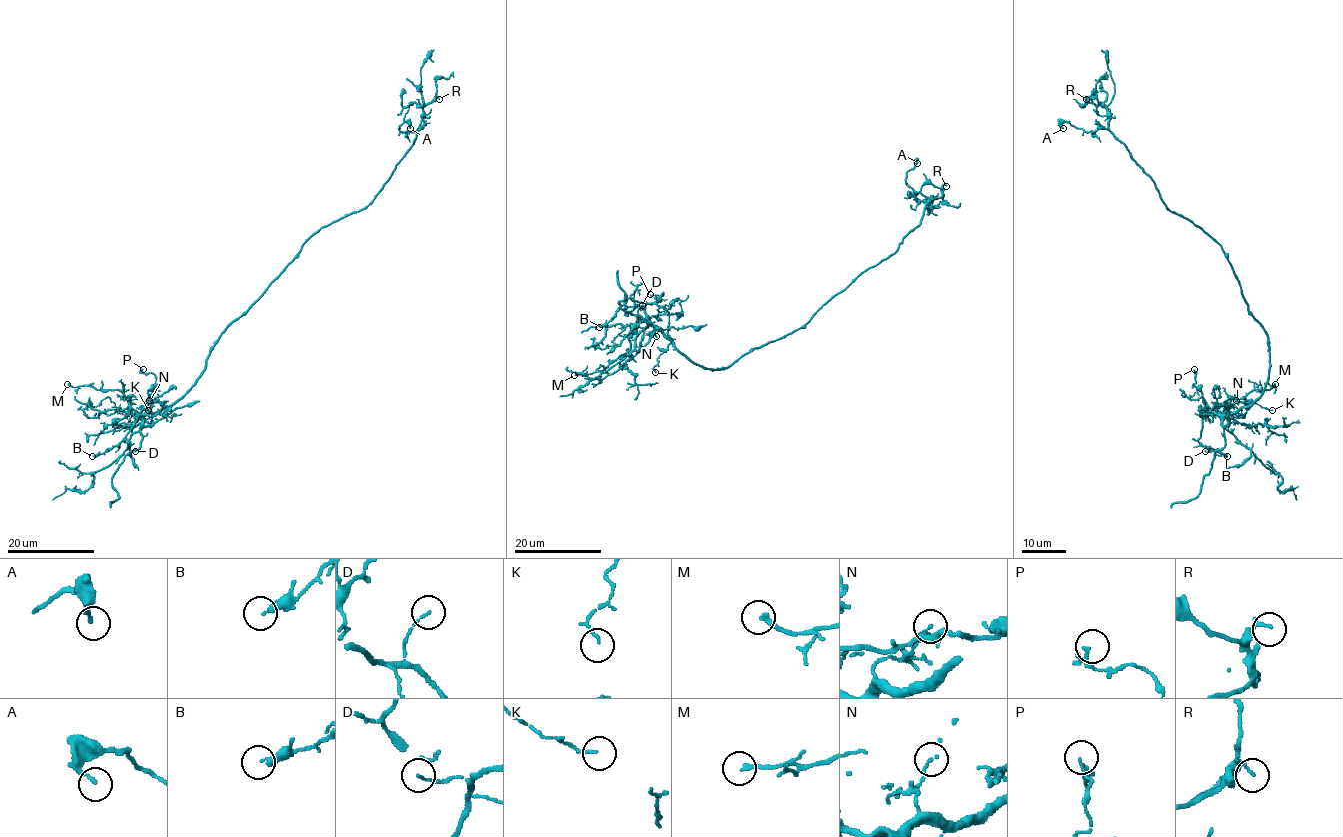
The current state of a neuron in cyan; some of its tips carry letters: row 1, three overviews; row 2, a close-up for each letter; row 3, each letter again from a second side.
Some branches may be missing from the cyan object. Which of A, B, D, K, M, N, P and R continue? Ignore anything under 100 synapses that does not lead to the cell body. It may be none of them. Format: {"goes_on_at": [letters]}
{"goes_on_at": []}

